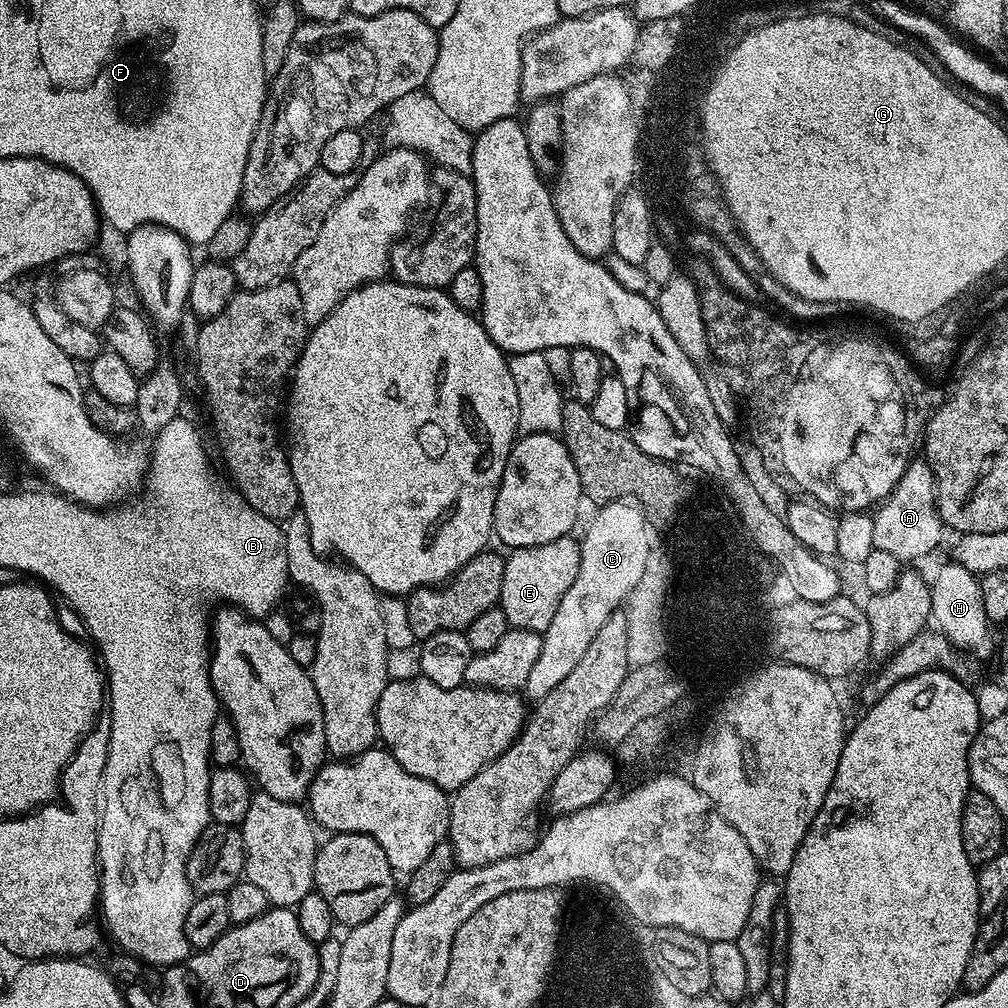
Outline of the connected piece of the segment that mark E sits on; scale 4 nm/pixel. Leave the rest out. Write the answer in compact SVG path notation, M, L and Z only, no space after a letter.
M566 535L542 546L513 548L507 553L498 607L506 614L511 627L543 634L550 626L558 604L578 576L580 545L572 539Z

